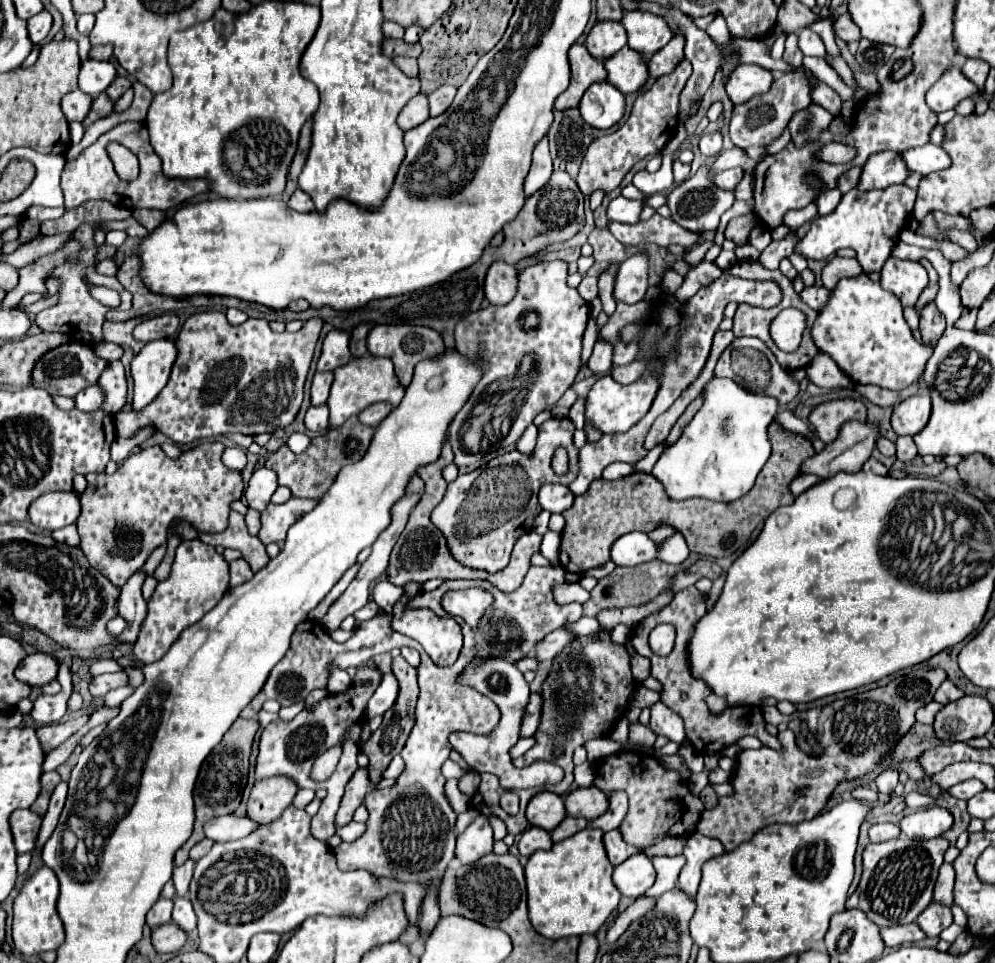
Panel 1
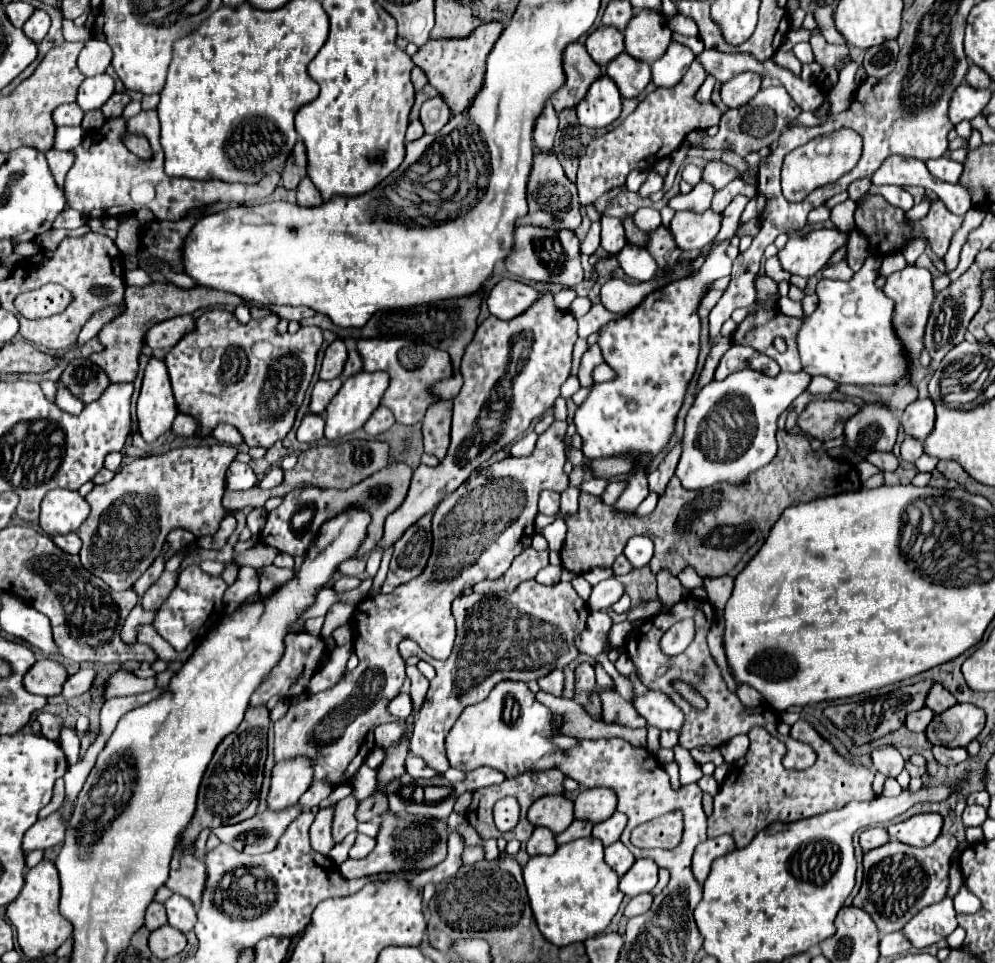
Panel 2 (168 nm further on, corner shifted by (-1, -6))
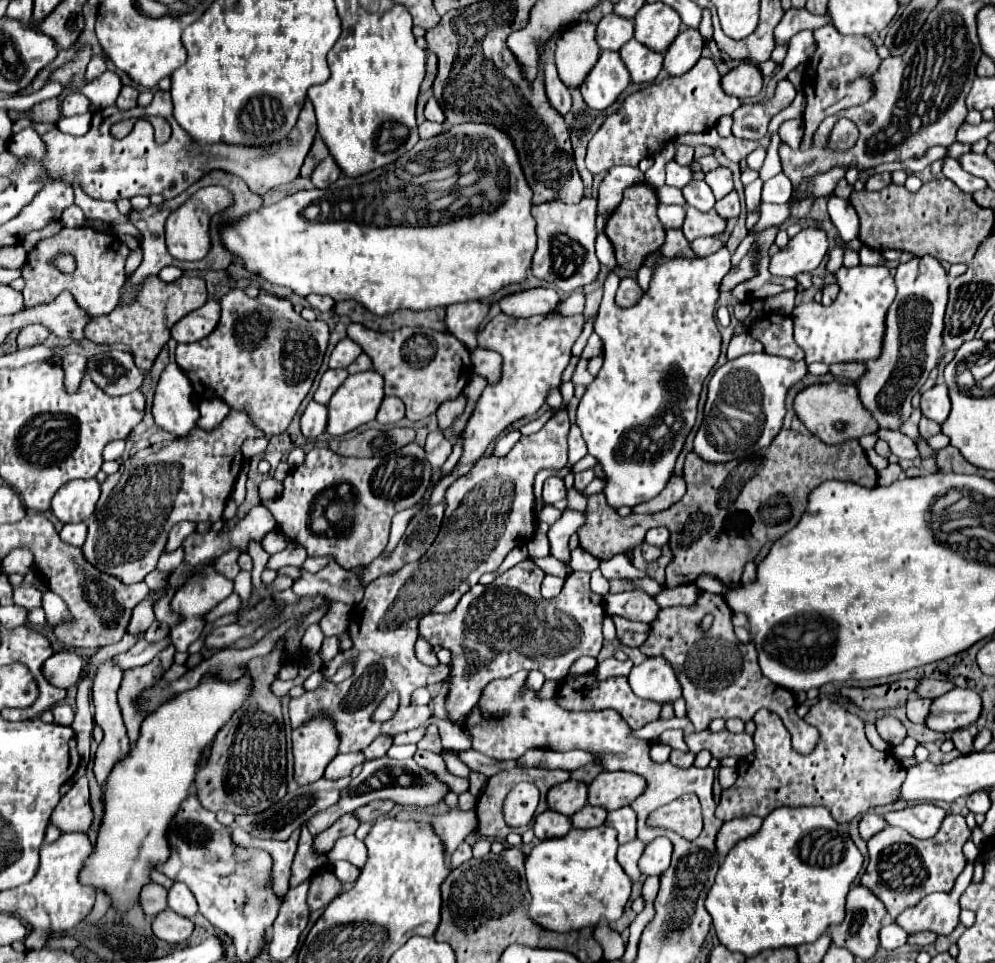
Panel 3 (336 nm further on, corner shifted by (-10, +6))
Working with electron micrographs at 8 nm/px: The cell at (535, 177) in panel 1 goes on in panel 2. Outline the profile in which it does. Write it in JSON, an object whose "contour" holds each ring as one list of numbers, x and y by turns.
{"contour":[[550,102,546,104,546,110,542,110,536,126,534,126,534,144,542,152,552,152,554,150,554,134,558,128,558,116]]}

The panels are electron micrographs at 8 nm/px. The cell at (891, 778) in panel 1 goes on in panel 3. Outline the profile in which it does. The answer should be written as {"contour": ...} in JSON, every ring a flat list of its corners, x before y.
{"contour":[[879,714,877,720,875,720,875,726,877,726,877,732,881,734,881,738,883,738,889,746,901,744,903,738,907,736,907,734,905,734,905,726,901,724,901,720,897,720,897,718,891,716,891,714]]}

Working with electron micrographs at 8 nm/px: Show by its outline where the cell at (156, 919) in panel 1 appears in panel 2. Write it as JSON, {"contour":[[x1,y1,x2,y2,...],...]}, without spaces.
{"contour":[[152,902,152,904,148,906,148,910,146,910,146,924,144,924,144,926,146,926,148,930,156,930,156,928,160,928,160,926,164,926,164,924,168,924,164,904]]}

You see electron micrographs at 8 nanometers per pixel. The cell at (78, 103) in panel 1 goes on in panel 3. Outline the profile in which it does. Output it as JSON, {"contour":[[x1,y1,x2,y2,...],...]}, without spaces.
{"contour":[[79,92,67,94,63,100,63,116,75,116,75,114,87,114,89,112,89,100,83,98]]}

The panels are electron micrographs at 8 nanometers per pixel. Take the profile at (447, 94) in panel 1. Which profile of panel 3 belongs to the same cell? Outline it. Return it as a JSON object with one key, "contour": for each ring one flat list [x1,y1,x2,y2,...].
{"contour":[[429,98,425,106,425,118,431,122,443,122,443,112,439,110,439,104,435,102,435,98]]}

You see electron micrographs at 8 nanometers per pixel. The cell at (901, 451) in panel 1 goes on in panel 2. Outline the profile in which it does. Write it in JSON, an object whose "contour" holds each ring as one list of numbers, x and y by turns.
{"contour":[[906,436,906,440,904,440,902,446,900,446,900,454,902,454,902,458,904,458,906,462,914,462,916,458,920,458,920,456,924,454,924,450,922,450,922,442,916,440,916,438]]}

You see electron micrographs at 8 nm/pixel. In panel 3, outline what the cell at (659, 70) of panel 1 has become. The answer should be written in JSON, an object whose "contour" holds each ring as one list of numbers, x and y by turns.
{"contour":[[681,30,681,34,675,38,675,42,665,52,663,68,671,76,685,74,701,58,703,44,705,42,703,42,699,30]]}

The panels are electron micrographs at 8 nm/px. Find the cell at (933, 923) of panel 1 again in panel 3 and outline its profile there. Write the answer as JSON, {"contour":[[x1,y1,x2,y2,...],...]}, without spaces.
{"contour":[[969,860,965,870,959,874,951,892,935,892,923,898,919,906,903,910,895,922,909,934,931,930,935,934,947,936,959,924,959,896,969,886,973,878,973,862]]}

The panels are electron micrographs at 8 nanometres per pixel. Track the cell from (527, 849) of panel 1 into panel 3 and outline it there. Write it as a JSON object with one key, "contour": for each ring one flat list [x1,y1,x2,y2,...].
{"contour":[[545,810,543,814,535,816,533,830,535,830,537,840,561,838,571,830,571,818,565,814,559,814,555,810]]}

